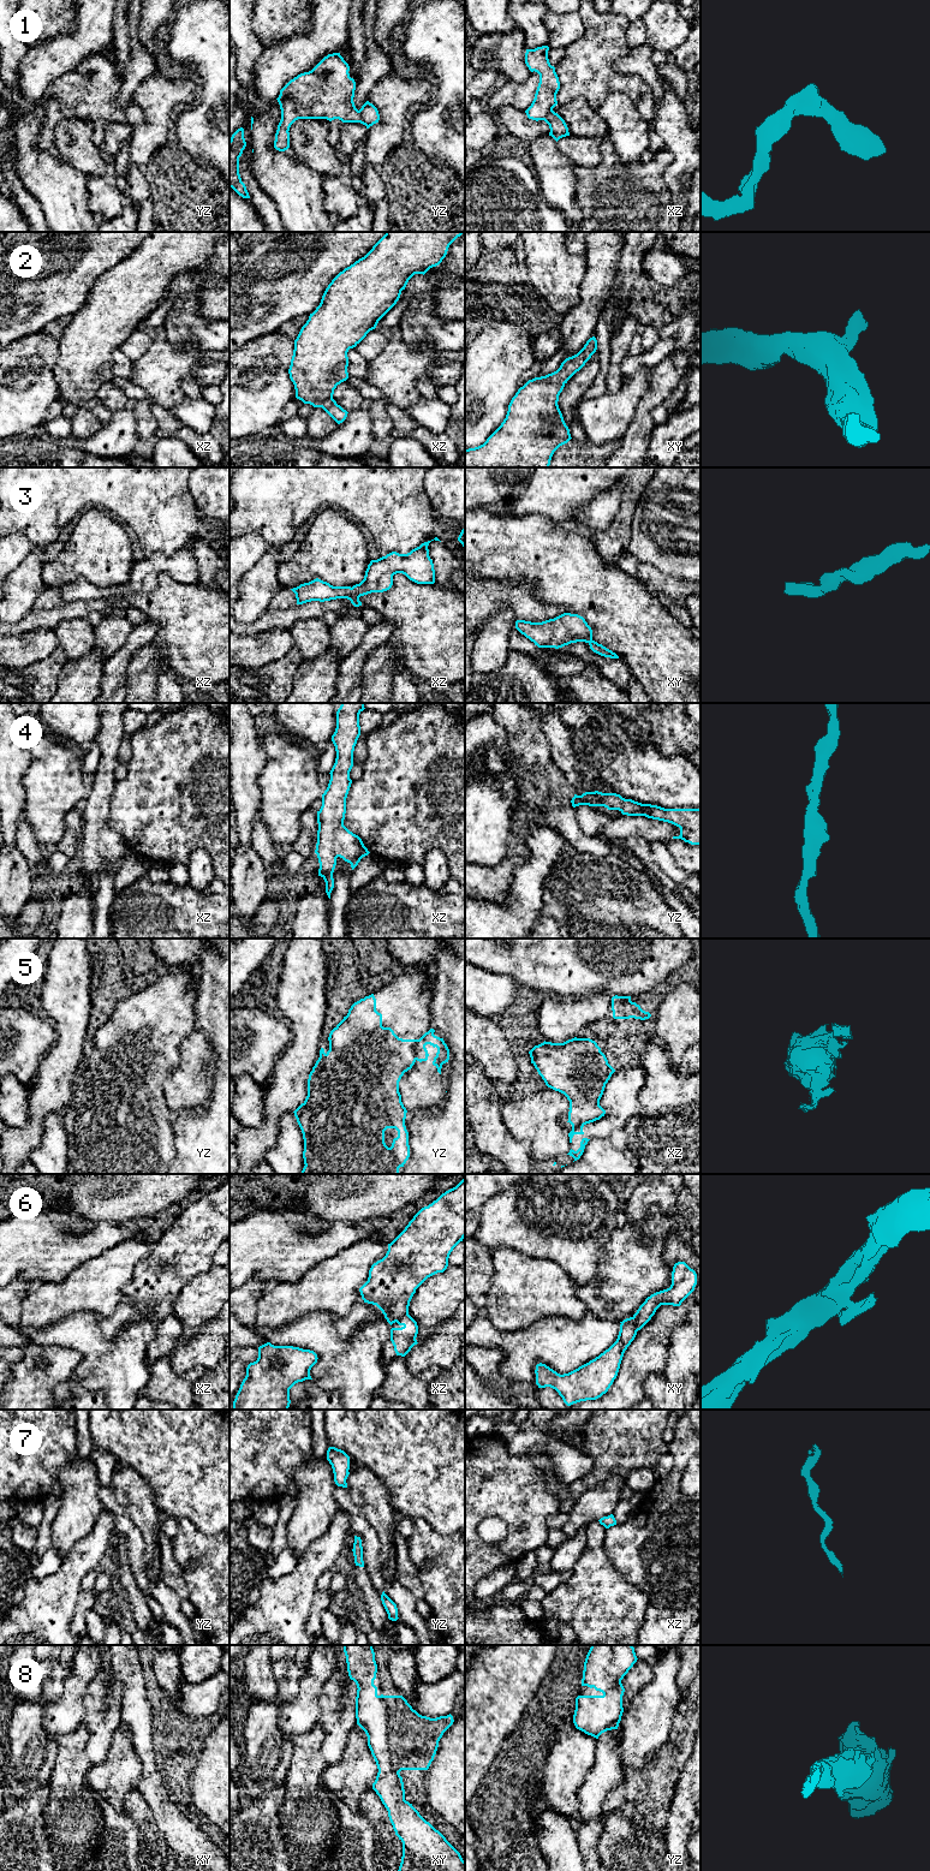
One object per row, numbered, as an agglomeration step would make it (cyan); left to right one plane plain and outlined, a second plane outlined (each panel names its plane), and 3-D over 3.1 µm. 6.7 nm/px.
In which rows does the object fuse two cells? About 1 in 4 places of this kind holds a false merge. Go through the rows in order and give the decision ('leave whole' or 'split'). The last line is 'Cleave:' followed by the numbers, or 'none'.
1: leave whole
2: leave whole
3: leave whole
4: leave whole
5: split
6: split
7: leave whole
8: leave whole
Cleave: 5, 6

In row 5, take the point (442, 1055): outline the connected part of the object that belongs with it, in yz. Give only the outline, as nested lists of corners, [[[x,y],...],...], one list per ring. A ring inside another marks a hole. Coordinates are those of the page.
[[[430,1029],[418,1039],[416,1047],[416,1060],[419,1062],[428,1060],[429,1054],[425,1048],[427,1044],[433,1045],[434,1048],[436,1047],[437,1053],[434,1057],[433,1065],[437,1068],[437,1072],[441,1074],[442,1065],[448,1062],[449,1060],[449,1049],[445,1043],[443,1038],[435,1036],[434,1032],[435,1030]]]

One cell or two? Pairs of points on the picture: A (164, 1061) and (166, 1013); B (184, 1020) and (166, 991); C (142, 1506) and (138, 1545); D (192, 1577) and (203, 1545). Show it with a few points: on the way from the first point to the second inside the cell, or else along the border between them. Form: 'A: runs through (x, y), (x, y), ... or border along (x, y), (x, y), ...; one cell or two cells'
A: runs through (165, 1049), (165, 1025); one cell
B: runs through (177, 1013), (170, 1006), (170, 999); one cell
C: border along (124, 1507), (130, 1520), (142, 1536), (144, 1559); two cells
D: runs through (201, 1569), (207, 1563), (207, 1554); one cell

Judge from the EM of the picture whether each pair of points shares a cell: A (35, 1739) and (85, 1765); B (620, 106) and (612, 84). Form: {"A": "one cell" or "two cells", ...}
{"A": "two cells", "B": "two cells"}

